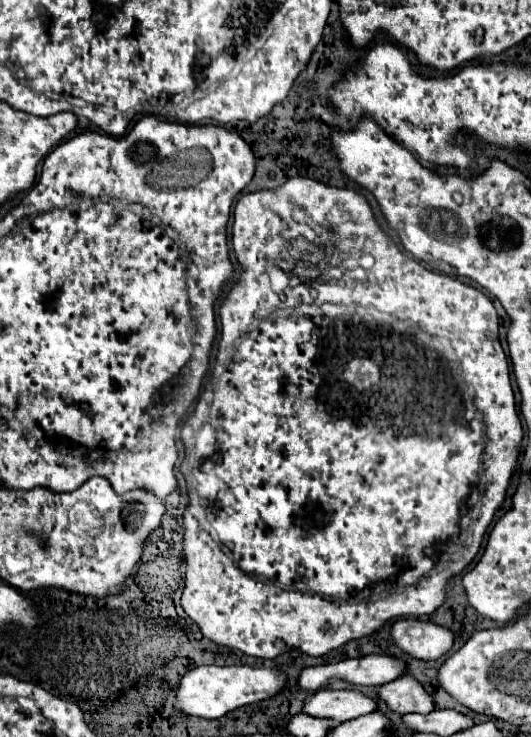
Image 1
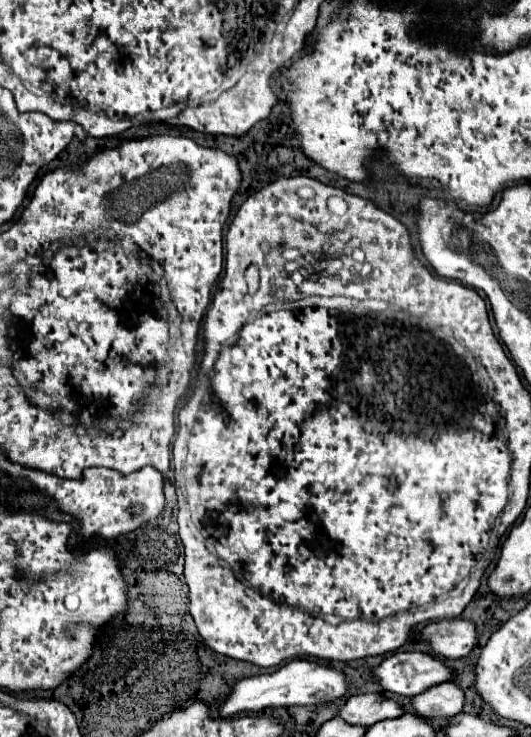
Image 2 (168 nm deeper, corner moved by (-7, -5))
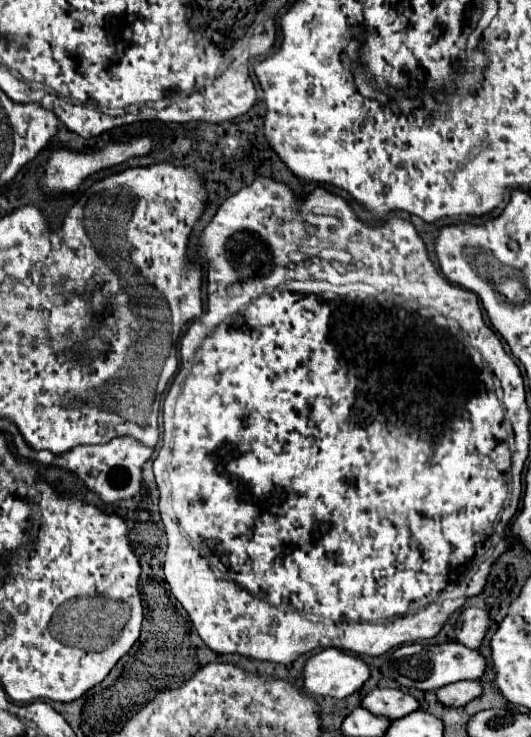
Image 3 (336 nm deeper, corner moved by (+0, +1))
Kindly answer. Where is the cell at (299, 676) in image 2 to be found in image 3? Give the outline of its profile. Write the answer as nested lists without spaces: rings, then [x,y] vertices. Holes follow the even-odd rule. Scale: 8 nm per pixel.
[[[323,649],[305,663],[303,683],[315,697],[345,699],[359,691],[371,677],[371,669],[359,657],[339,651]]]

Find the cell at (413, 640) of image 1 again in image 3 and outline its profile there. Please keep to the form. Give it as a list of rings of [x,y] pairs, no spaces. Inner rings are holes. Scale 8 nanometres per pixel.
[[[477,607],[465,609],[455,627],[457,641],[467,645],[469,649],[477,649],[481,645],[481,641],[485,639],[489,625],[491,625],[491,619],[485,609],[477,609]]]

